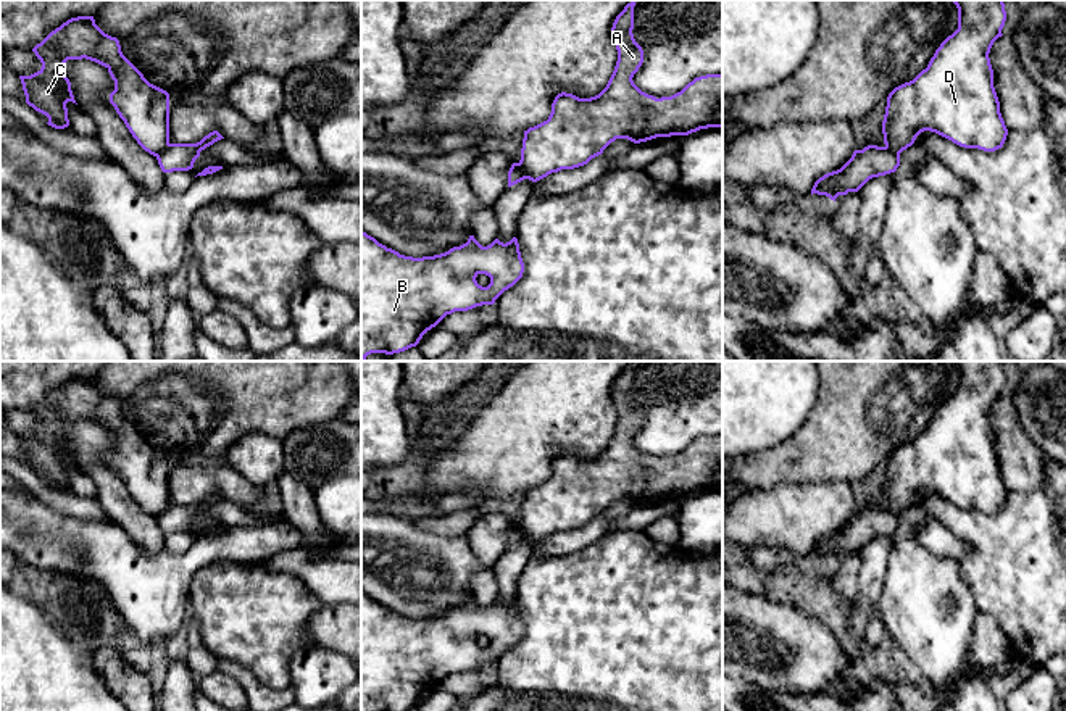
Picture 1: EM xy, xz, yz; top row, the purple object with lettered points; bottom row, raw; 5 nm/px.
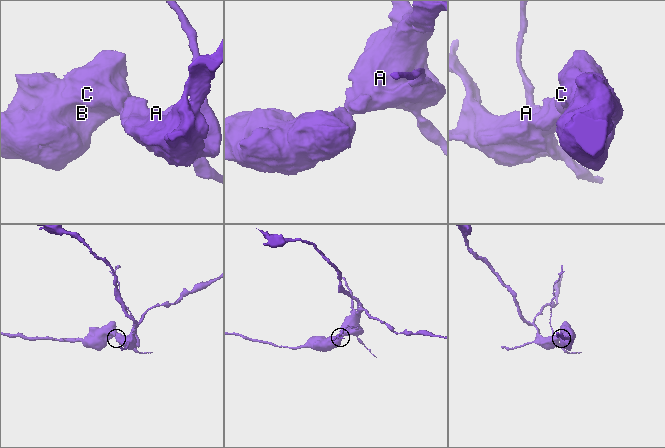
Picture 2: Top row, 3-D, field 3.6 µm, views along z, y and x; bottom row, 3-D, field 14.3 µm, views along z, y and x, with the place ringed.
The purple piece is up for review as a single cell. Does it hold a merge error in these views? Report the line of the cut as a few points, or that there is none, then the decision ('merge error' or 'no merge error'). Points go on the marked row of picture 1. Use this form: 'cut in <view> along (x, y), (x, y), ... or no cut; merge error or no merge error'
cut in xz along (518, 163), (528, 178); merge error

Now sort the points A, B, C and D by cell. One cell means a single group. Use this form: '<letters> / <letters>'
A / B C D

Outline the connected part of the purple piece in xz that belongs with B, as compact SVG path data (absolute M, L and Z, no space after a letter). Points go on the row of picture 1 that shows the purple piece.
M361 231L361 361L371 353L394 355L416 347L423 335L435 327L447 314L468 311L495 300L513 287L524 272L518 239L503 243L495 239L482 247L474 235L468 242L434 256L413 258L379 243Z

